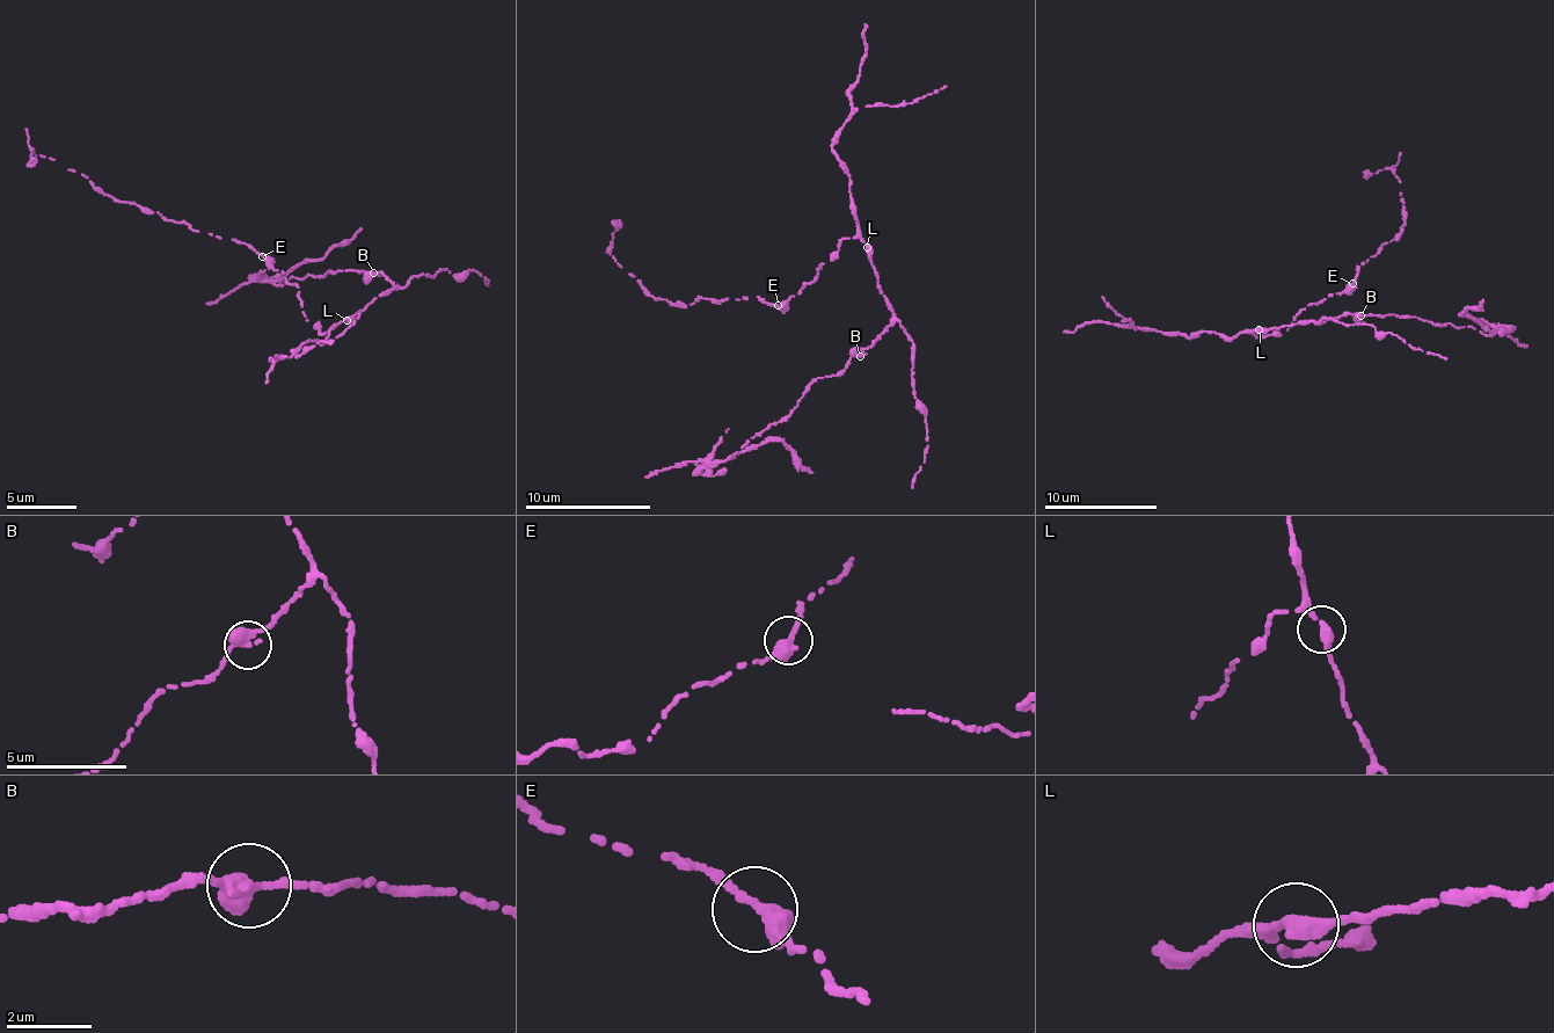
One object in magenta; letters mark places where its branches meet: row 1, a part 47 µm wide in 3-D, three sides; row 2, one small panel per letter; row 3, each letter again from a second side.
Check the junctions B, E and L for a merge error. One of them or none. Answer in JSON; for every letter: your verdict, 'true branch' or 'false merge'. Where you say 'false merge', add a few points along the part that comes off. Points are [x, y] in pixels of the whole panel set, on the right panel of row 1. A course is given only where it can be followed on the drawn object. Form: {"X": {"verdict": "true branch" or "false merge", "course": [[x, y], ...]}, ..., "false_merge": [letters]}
{"B": {"verdict": "false merge", "course": [[1362, 314], [1396, 314], [1479, 332], [1482, 328], [1476, 319], [1460, 314], [1475, 310], [1482, 298]]}, "E": {"verdict": "true branch"}, "L": {"verdict": "true branch"}, "false_merge": ["B"]}

